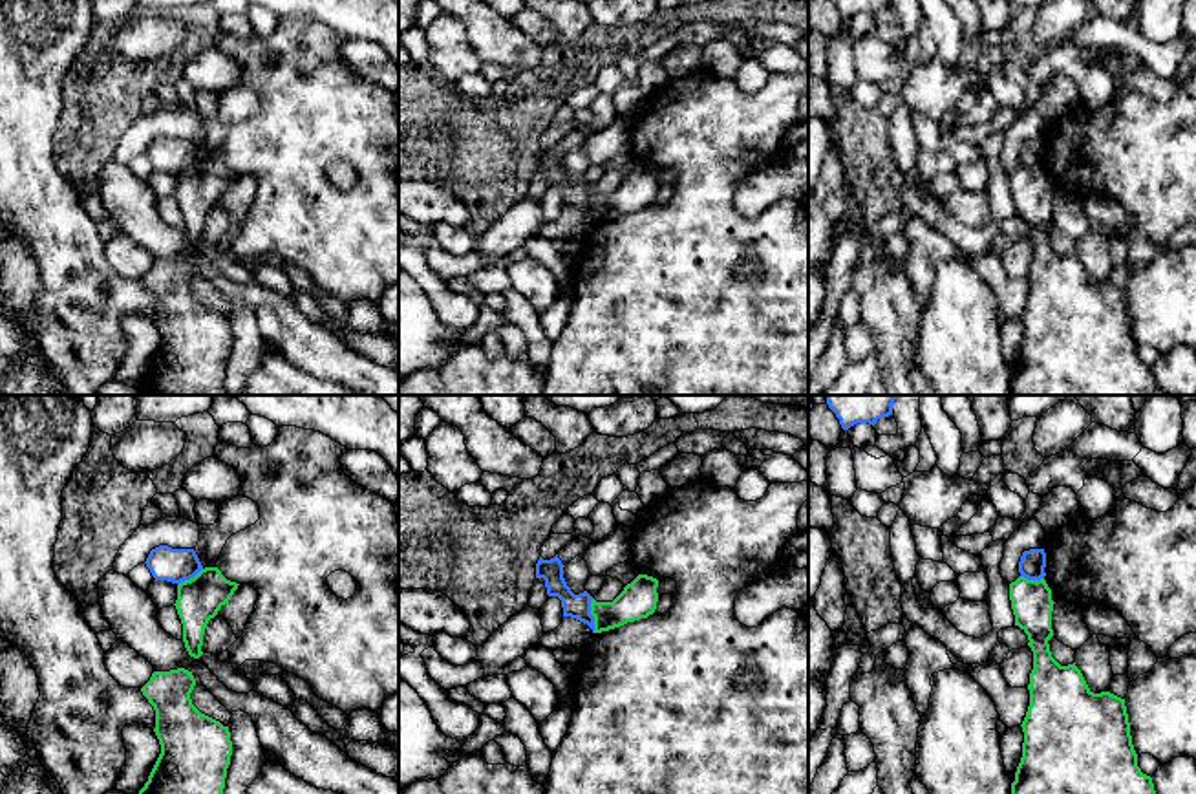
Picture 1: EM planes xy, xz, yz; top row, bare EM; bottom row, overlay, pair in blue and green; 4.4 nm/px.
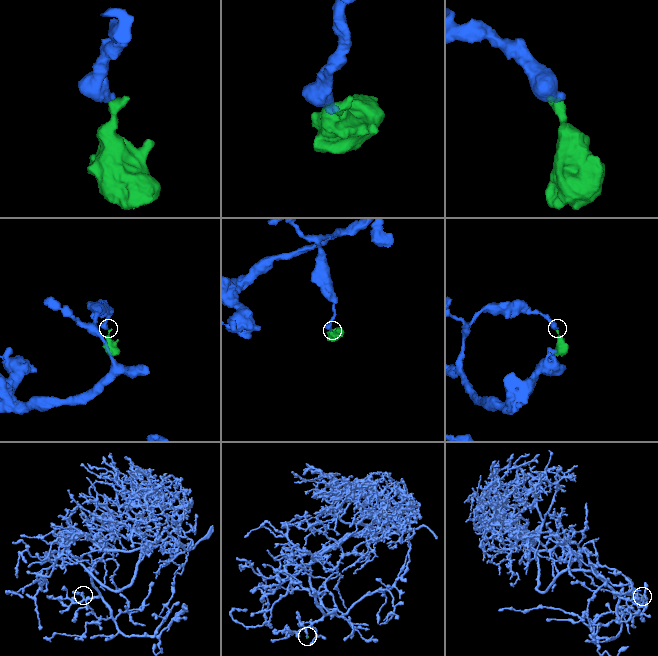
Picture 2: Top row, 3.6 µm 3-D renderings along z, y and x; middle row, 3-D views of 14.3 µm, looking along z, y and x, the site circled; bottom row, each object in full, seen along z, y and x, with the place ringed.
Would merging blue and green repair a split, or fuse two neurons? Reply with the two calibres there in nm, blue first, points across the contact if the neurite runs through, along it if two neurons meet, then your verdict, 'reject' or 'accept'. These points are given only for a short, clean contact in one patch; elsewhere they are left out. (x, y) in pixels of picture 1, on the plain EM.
110/160 nm | along xz (591, 189), (595, 222) | reject

